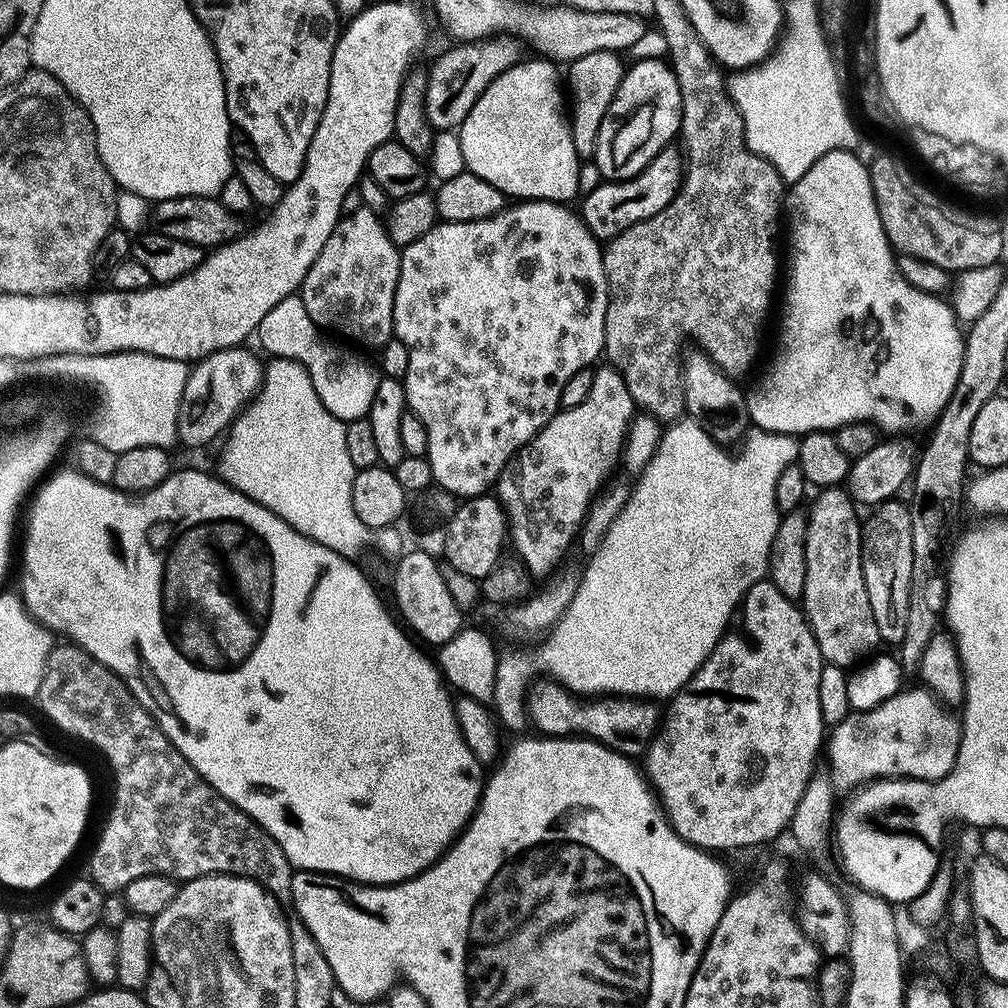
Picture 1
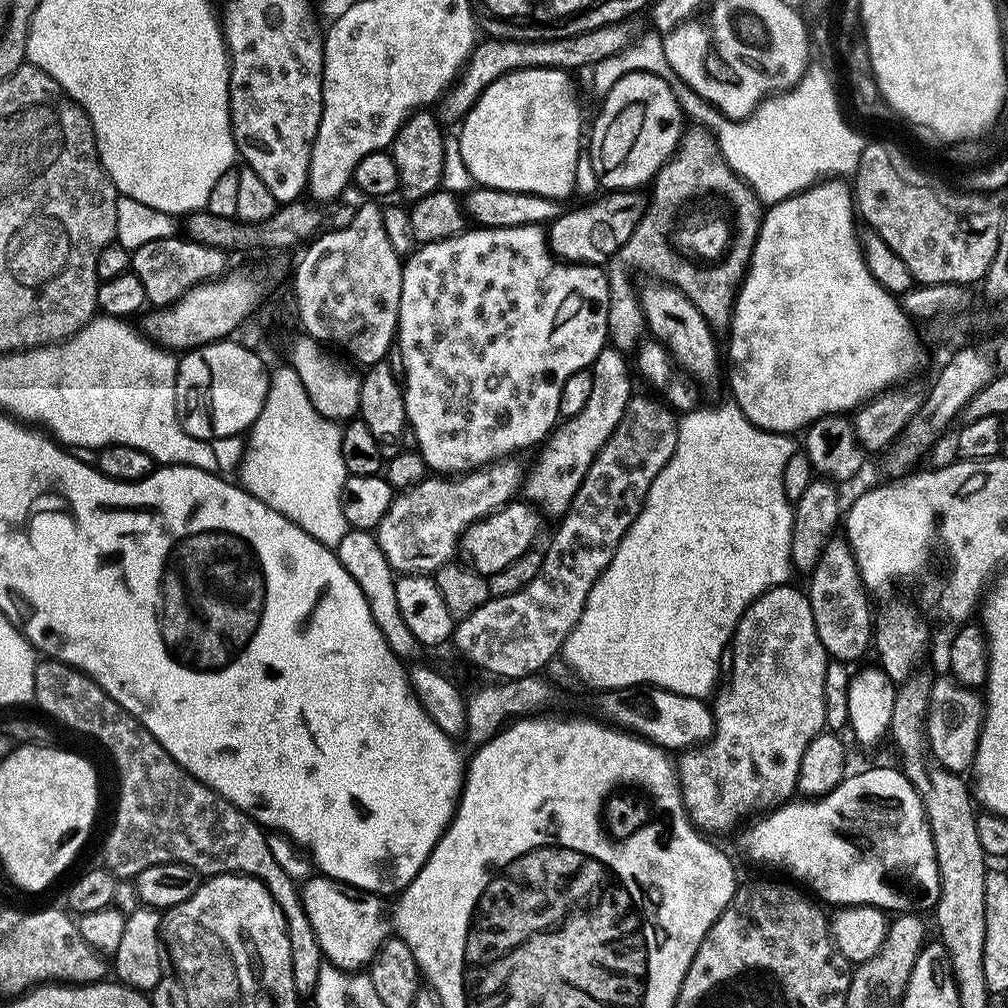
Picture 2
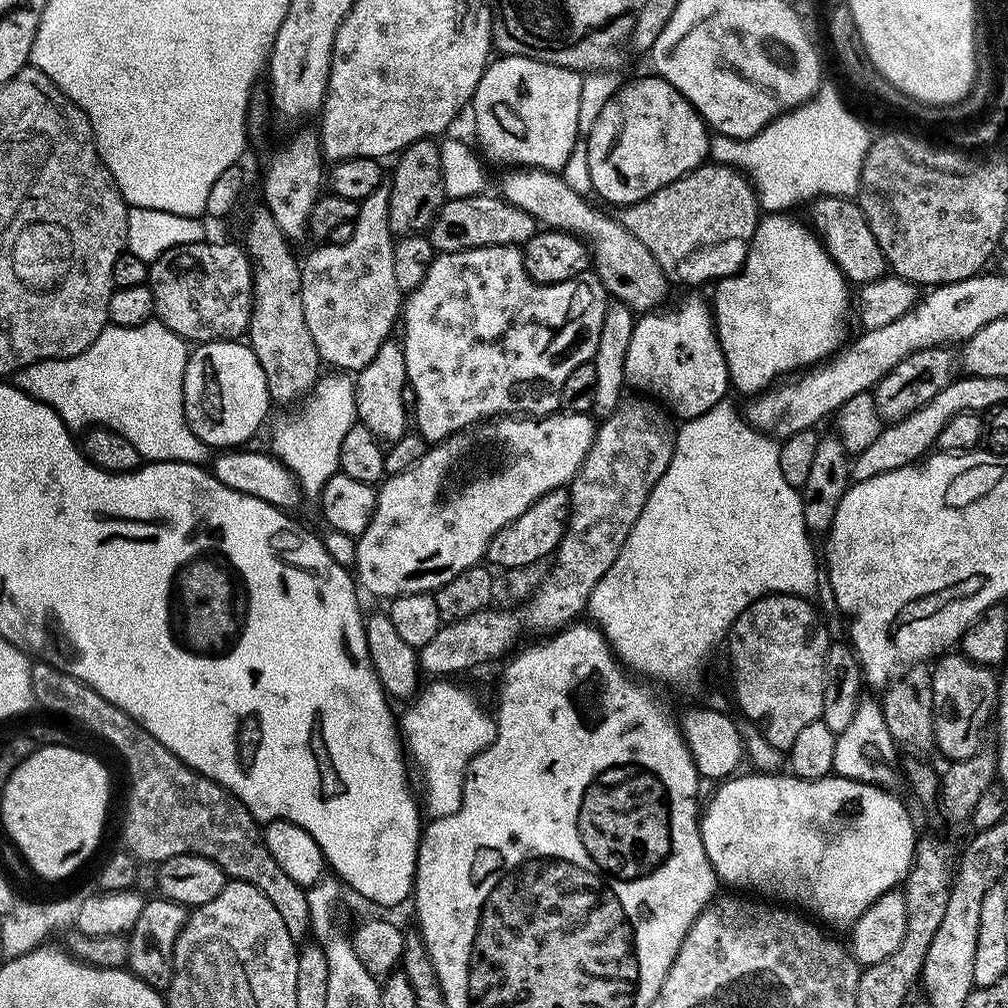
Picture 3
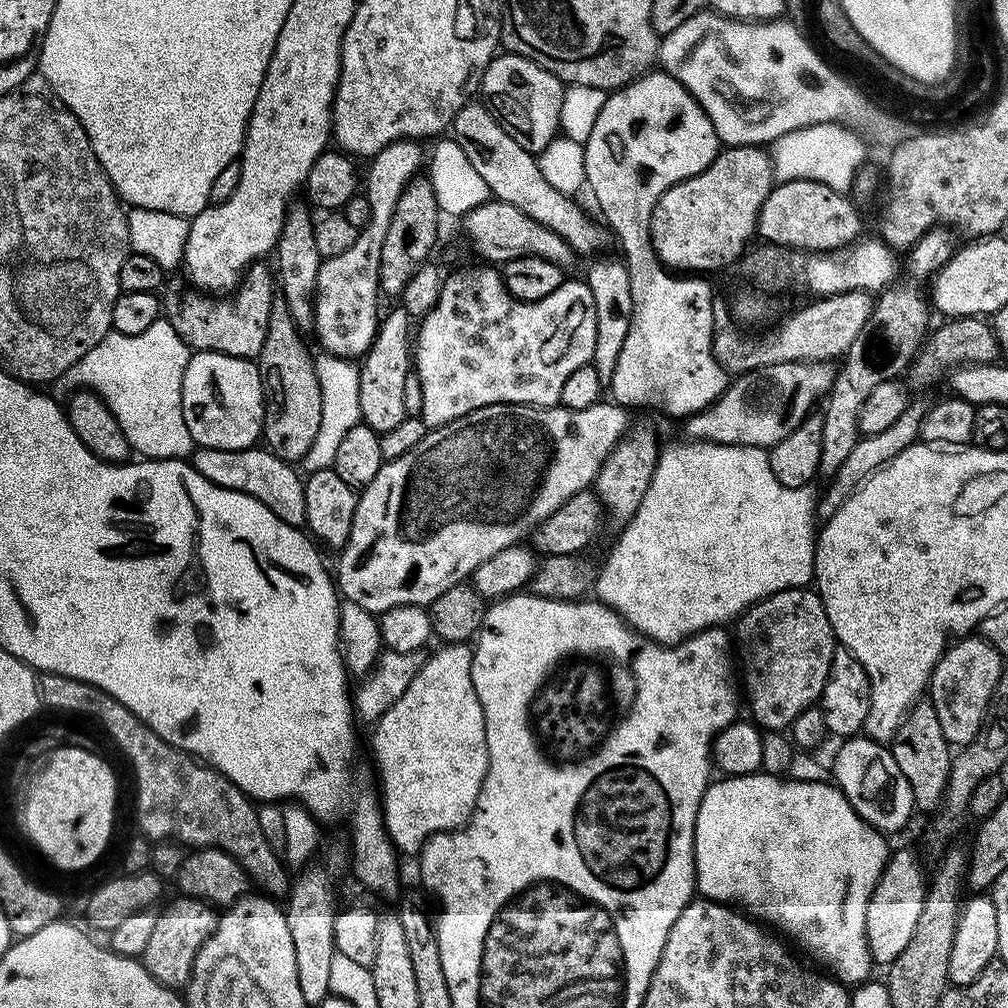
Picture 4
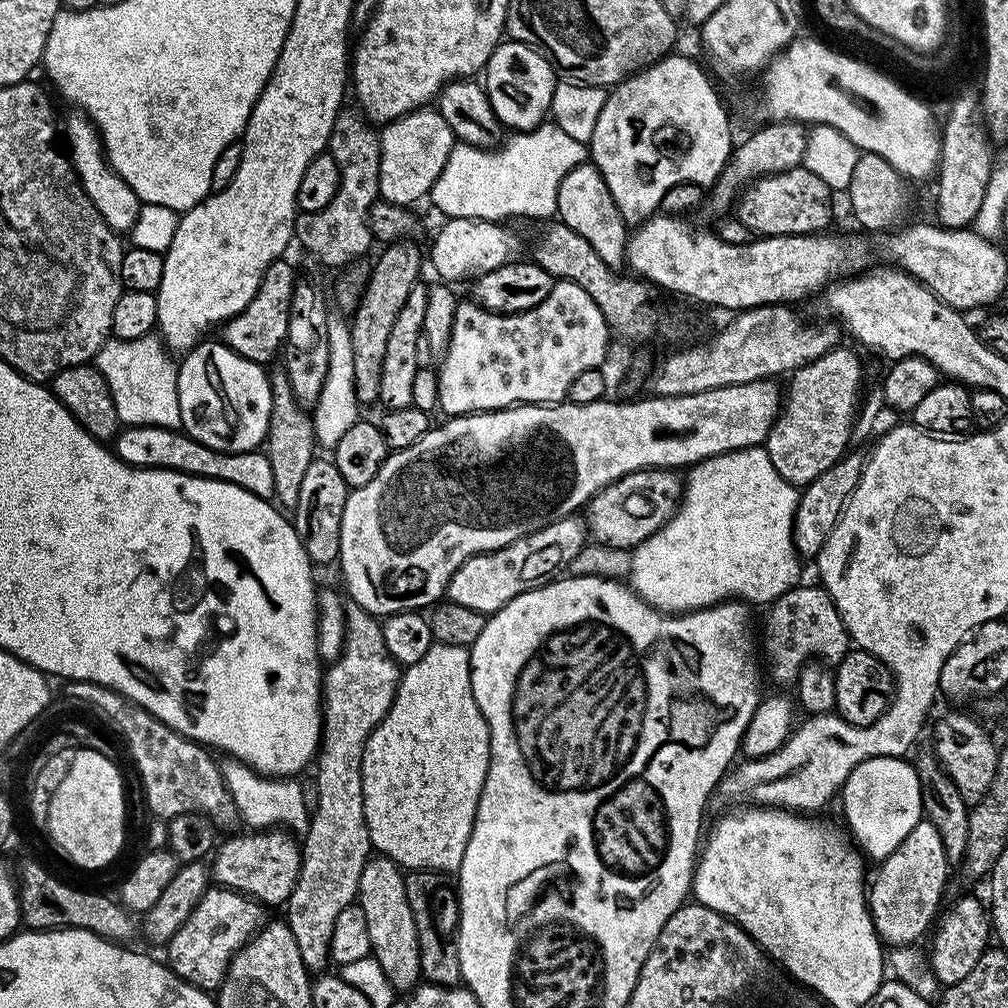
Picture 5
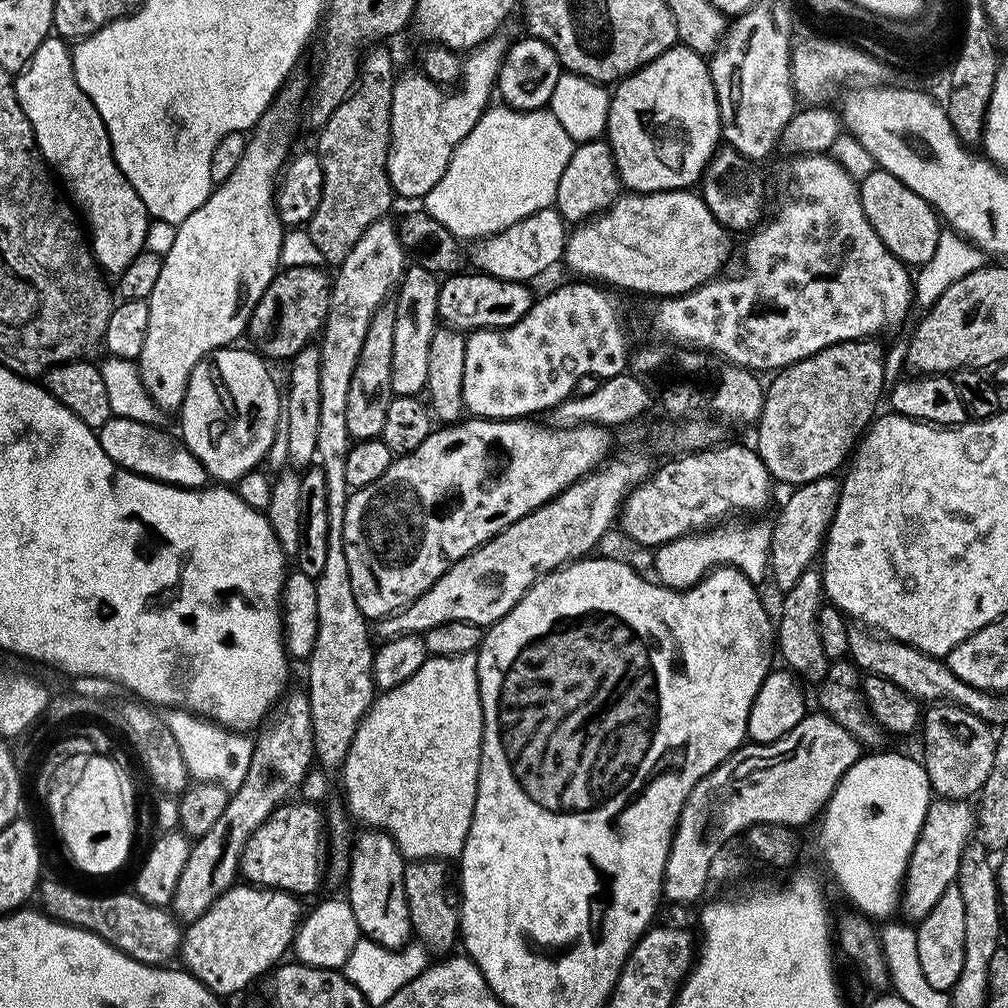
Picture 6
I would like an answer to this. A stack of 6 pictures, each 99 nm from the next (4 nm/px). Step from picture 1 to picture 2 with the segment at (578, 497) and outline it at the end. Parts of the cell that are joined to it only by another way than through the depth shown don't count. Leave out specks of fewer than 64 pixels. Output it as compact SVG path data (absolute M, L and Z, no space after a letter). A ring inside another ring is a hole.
M605 346L591 369L594 387L590 394L590 402L586 402L586 406L582 406L582 410L578 410L576 416L567 417L548 439L543 441L544 457L522 484L523 499L539 509L545 517L563 516L570 502L574 502L574 494L578 494L578 486L582 486L586 470L590 470L590 462L594 462L606 438L614 434L614 426L622 422L622 414L634 395L630 360L619 348Z

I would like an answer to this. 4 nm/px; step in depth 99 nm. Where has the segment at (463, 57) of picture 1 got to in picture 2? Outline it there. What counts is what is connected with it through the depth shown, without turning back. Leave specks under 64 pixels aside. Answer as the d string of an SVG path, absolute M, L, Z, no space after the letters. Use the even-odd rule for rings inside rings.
M629 18L618 20L614 24L604 24L595 28L593 32L583 32L577 36L567 36L561 40L506 40L503 38L484 38L472 49L468 63L456 78L455 84L444 93L439 105L438 116L441 121L463 121L474 102L484 93L486 86L490 86L507 72L514 72L518 68L572 68L591 69L593 65L602 62L612 55L626 50L640 39L642 27L639 19Z

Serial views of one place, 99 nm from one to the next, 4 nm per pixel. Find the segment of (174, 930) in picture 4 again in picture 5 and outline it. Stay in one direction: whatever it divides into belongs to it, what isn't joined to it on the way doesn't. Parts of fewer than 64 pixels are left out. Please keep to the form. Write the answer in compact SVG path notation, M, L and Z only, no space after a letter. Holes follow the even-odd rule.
M209 886L190 910L190 918L173 934L166 945L166 963L188 984L205 990L219 989L228 973L228 963L260 931L265 923L265 909L251 896L229 888Z

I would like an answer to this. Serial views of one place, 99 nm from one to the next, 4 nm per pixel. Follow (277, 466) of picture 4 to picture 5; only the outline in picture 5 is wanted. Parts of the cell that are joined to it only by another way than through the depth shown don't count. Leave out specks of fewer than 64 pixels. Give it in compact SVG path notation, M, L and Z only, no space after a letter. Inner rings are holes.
M129 425L121 429L114 440L114 451L121 461L132 467L168 468L194 476L210 477L242 486L252 494L264 499L275 495L274 474L269 458L258 450L251 452L216 452L177 429Z

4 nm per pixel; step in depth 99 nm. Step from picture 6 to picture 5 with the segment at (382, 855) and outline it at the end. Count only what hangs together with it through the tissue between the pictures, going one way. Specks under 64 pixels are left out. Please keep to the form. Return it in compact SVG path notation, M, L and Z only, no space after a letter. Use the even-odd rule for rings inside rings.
M379 854L373 855L358 878L355 903L366 914L366 934L370 934L371 955L382 966L386 978L393 989L400 994L408 994L421 983L420 947L418 930L414 926L414 914L404 890L405 873L400 865Z

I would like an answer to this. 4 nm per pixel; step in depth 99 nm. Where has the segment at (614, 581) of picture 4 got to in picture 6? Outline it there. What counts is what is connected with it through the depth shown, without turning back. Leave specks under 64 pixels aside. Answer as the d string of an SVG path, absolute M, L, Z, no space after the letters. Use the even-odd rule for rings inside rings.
M724 522L719 526L709 527L707 530L697 532L690 536L680 536L676 540L672 540L668 544L663 544L661 548L655 549L656 567L654 576L659 583L665 588L691 588L700 580L704 579L714 568L727 566L729 568L737 568L742 570L742 574L746 574L746 578L750 578L753 582L760 582L760 579L769 575L768 555L770 554L770 538L772 537L772 529L767 523L765 524L728 524L732 522Z

